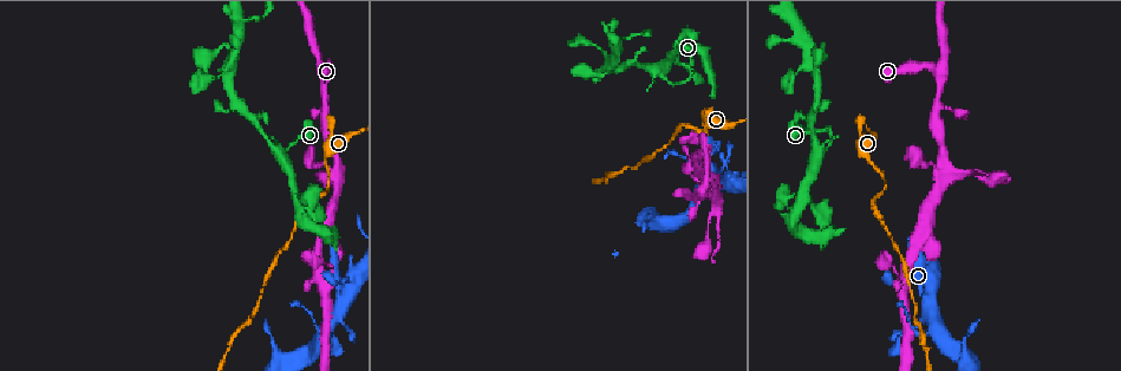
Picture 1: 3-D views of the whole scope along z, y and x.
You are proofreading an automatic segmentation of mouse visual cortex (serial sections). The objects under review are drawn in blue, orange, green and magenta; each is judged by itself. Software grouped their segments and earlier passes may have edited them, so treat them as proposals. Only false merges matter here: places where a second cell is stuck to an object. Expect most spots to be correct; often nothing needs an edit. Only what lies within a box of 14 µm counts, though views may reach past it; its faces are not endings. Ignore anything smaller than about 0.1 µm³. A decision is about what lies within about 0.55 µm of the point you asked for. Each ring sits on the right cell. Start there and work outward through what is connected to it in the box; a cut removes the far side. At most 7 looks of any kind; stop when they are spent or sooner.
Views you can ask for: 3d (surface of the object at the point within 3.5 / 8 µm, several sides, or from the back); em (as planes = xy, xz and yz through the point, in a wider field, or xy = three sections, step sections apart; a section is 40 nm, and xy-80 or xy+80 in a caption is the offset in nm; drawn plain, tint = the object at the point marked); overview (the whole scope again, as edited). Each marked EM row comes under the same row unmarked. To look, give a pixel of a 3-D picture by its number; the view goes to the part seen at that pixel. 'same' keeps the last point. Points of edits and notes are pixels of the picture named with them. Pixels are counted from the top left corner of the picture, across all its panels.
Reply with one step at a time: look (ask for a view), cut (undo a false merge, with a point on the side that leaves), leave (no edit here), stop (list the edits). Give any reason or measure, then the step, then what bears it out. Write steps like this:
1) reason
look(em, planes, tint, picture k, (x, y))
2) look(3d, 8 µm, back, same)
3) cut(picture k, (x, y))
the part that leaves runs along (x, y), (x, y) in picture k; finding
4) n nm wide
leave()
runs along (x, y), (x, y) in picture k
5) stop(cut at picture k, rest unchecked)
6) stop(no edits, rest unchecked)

abrupt turn
look(3d, 3.5 µm, picture 1, (949, 169))

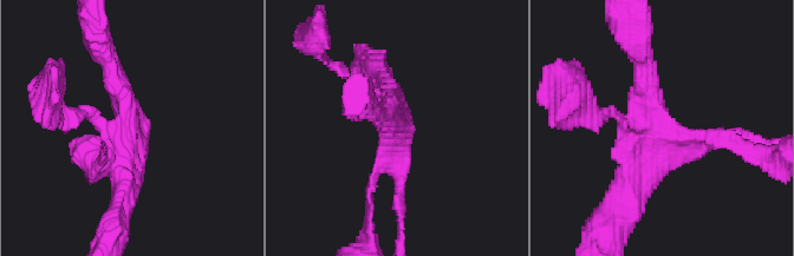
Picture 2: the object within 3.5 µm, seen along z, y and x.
look(em, xy, step 3, tint, picture 2, (393, 127))

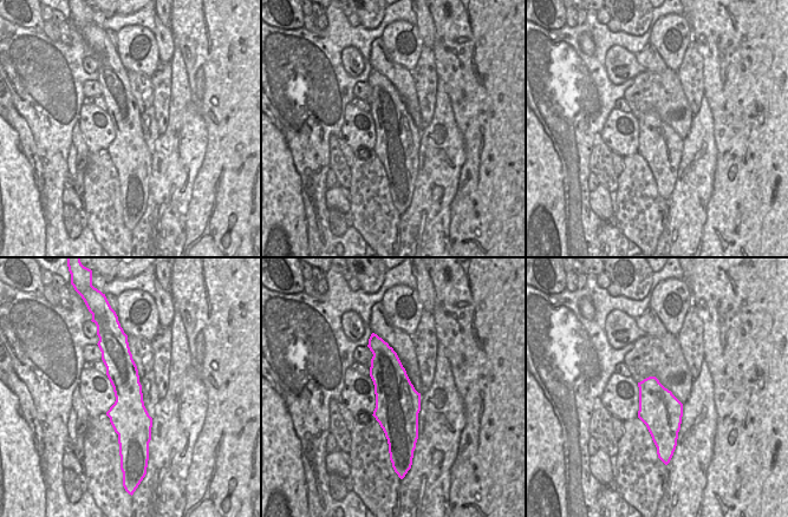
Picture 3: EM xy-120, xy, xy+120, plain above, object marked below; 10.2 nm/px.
look(em, xy, step 2, tint, same)

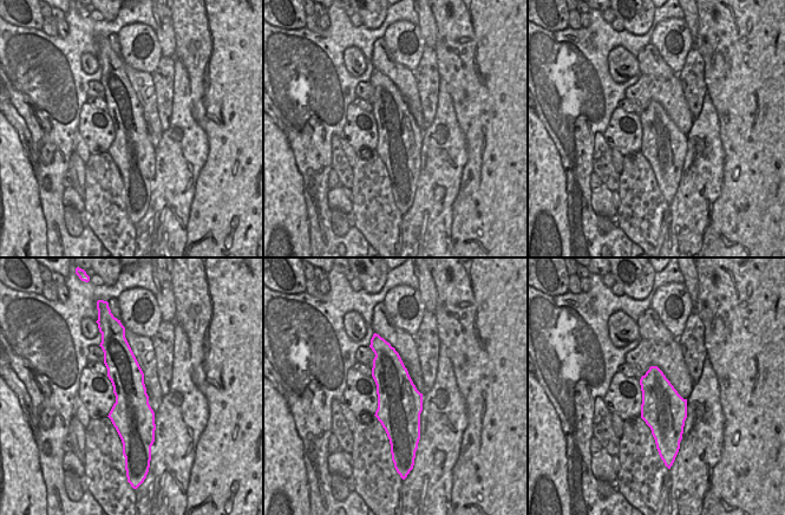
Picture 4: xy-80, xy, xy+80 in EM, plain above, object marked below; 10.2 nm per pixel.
leave()
continuous, no second cell

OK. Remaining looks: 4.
branch point
look(3d, 3.5 µm, picture 1, (661, 77))

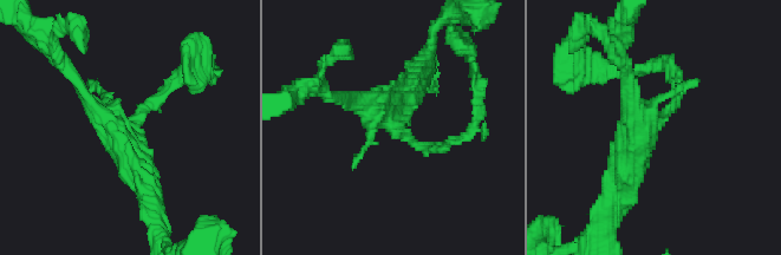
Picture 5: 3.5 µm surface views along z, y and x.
look(em, xy, step 1, tint, picture 5, (649, 128))

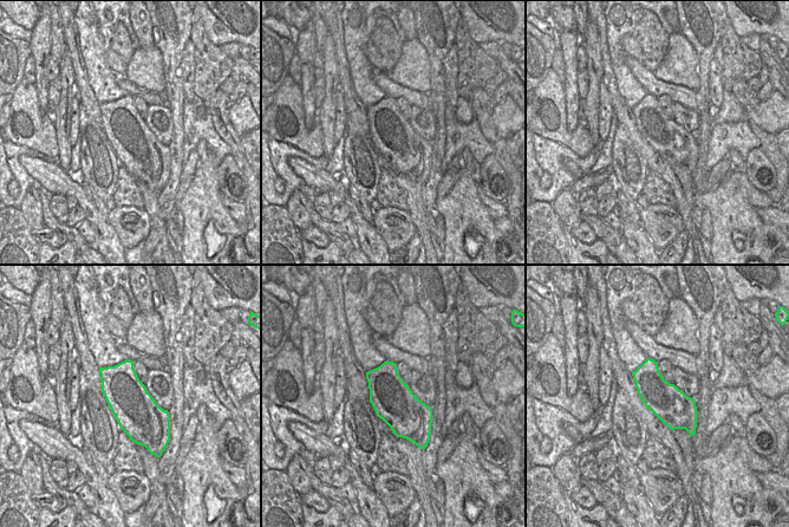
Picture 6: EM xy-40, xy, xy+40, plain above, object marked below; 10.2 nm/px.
420 nm wide
leave()
runs along (443, 146), (418, 146), (334, 98) in picture 5; one cell here

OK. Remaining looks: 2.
four arms meet
look(3d, 3.5 µm, picture 1, (610, 66))

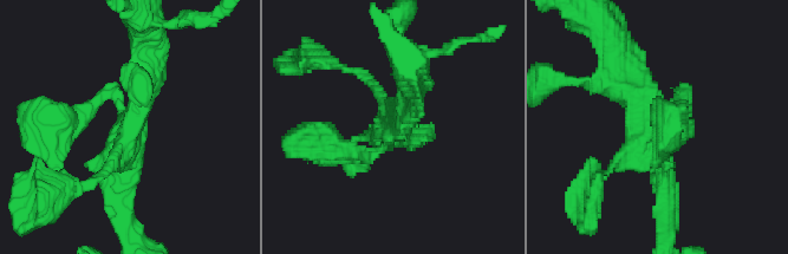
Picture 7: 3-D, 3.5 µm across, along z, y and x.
4 arms; arms of 150, 200, 350, 350 nm; now the EM
look(em, xy, step 3, tint, picture 7, (134, 128))

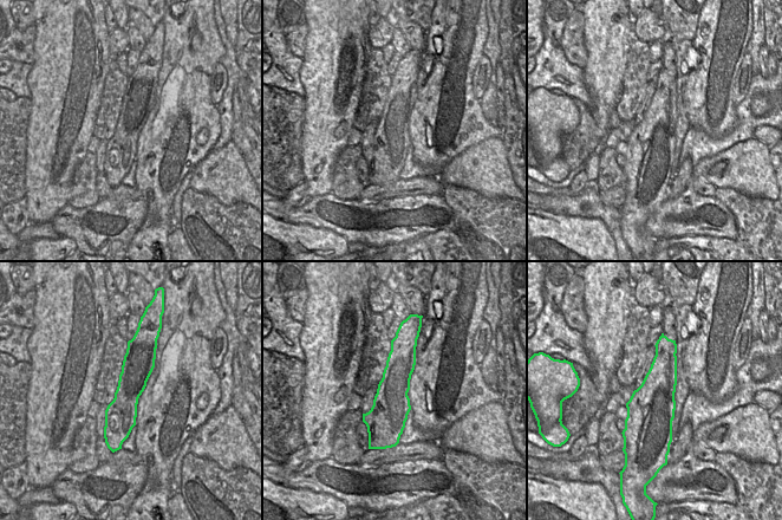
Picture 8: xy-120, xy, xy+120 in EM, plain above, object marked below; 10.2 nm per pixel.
leave()
runs along (665, 204), (653, 129), (614, 63) in picture 7; all the same cell

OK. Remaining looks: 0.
stop(no edits, rest unchecked)

